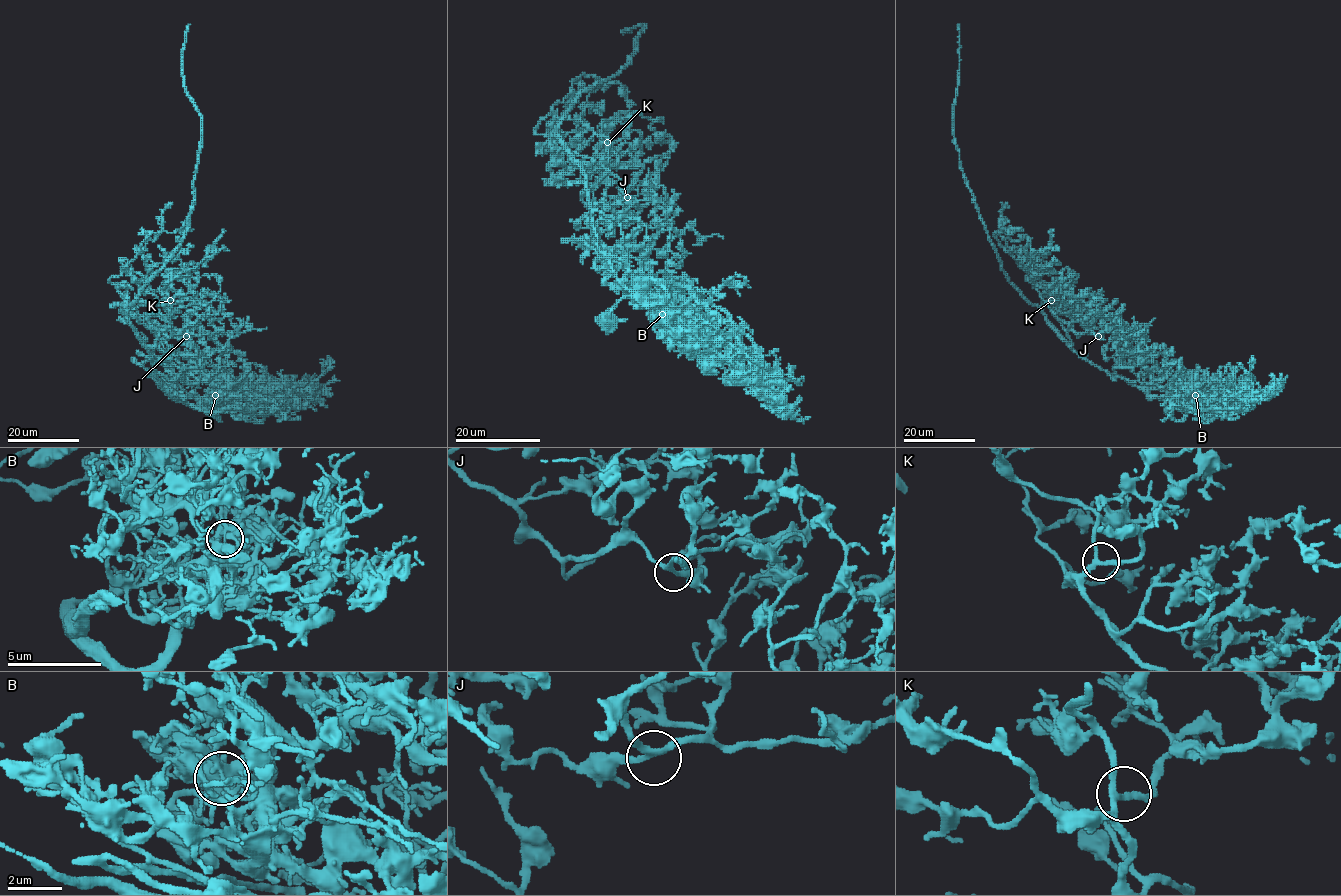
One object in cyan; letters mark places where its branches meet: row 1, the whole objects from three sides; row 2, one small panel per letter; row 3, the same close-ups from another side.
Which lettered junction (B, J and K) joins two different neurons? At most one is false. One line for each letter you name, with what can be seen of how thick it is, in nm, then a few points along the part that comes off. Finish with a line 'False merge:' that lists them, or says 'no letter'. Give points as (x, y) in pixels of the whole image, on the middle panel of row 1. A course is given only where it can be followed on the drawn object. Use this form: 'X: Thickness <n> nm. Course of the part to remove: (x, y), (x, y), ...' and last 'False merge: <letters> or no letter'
B: Thickness 150 nm. Course of the part to remove: (662, 314), (718, 306), (780, 379), (771, 388), (780, 404), (794, 406), (797, 399)
False merge: B

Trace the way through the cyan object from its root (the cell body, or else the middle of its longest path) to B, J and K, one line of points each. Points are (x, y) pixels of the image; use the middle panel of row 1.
B: (607, 322), (603, 319), (621, 299), (635, 294), (647, 299), (658, 298), (664, 305), (662, 314)
J: (607, 322), (603, 319), (612, 309), (634, 294), (598, 245), (581, 165), (598, 161), (618, 178), (627, 197)
K: (607, 322), (603, 319), (612, 309), (634, 294), (598, 245), (581, 166), (605, 163), (607, 142)

